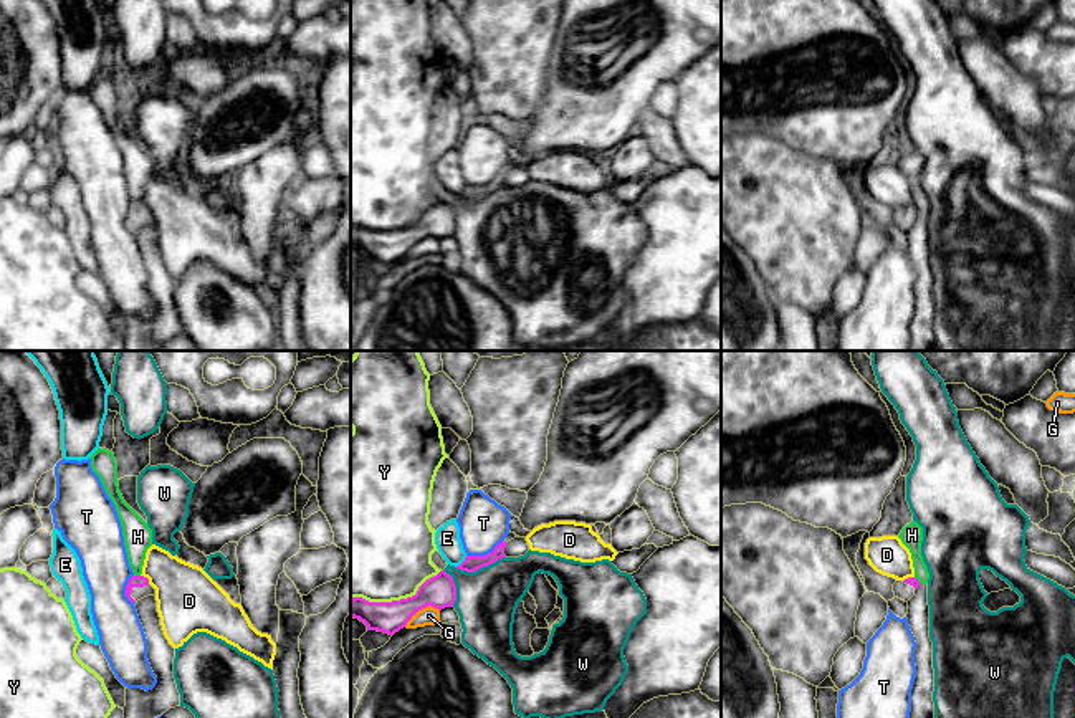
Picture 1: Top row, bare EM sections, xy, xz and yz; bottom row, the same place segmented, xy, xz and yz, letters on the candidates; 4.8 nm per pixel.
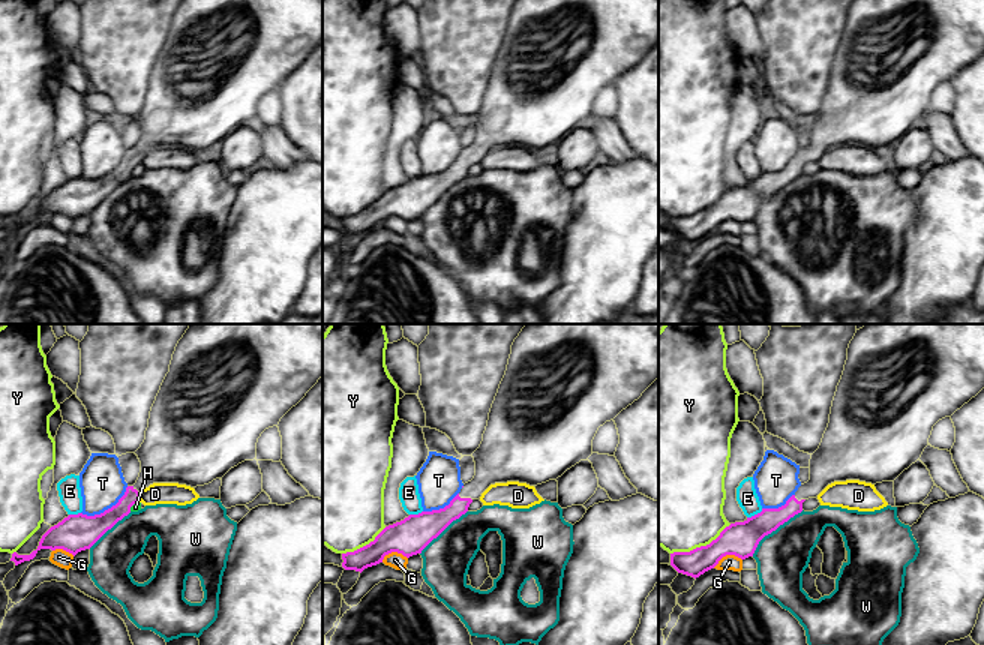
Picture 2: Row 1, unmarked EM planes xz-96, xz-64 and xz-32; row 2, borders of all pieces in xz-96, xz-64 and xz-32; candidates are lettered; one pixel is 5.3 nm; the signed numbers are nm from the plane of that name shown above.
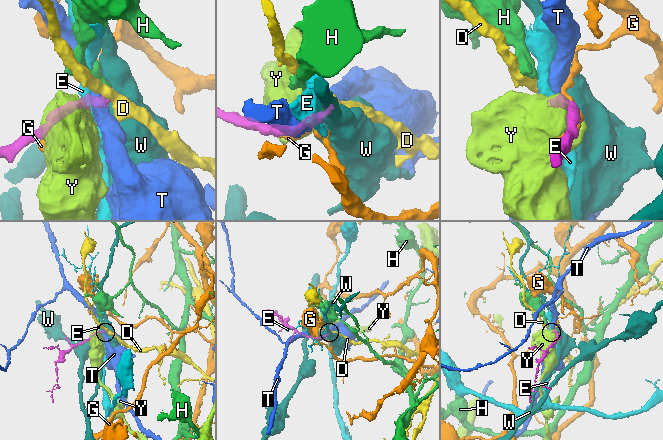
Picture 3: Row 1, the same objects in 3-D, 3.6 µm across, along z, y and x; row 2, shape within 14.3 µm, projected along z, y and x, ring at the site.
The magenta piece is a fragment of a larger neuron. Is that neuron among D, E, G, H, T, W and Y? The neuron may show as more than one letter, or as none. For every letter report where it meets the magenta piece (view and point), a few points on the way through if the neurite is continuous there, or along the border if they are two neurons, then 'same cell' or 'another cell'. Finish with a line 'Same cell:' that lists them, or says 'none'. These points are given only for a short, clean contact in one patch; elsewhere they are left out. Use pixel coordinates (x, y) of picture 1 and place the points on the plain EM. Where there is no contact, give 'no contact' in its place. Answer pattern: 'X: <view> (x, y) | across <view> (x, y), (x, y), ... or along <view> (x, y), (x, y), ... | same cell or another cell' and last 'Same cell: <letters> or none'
D: xy (146, 207) | along xy (141, 204), (149, 212) | another cell
E: xz (462, 192) | along xz (467, 186), (455, 196) | another cell
G: xz (420, 239) | another cell
H: xy (138, 205) | along xy (134, 204), (139, 205) | another cell
T: xz (487, 184) | along xz (503, 169), (485, 184), (467, 186) | another cell
W: xz (480, 197) | along xz (505, 186), (473, 201), (455, 197) | another cell
Y: xz (397, 230) | another cell
Same cell: none

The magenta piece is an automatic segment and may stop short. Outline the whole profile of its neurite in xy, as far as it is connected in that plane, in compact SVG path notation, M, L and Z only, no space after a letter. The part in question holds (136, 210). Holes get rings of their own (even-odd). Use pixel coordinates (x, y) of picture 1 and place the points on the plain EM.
M132 205L126 215L126 225L131 232L137 232L147 225L155 225L155 218L144 205Z

